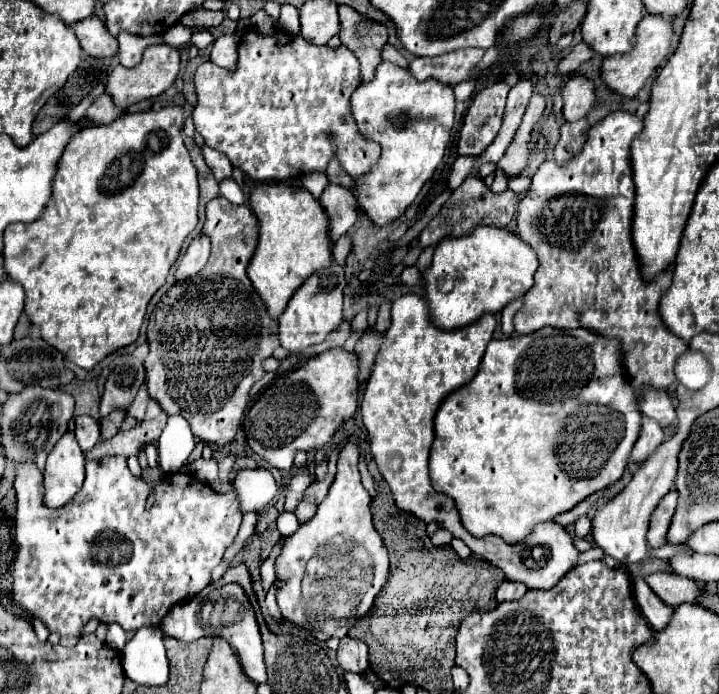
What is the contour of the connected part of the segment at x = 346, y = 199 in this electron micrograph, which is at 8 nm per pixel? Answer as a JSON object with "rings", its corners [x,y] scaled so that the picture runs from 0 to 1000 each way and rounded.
{"rings":[[[456,265],[445,282],[445,294],[459,311],[459,343],[470,346],[498,314],[492,280],[470,265]]]}

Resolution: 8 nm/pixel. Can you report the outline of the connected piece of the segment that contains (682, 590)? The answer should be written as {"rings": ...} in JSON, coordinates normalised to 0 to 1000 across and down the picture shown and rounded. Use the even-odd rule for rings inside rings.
{"rings":[[[915,824],[915,827],[901,827],[896,836],[915,856],[915,862],[932,873],[946,873],[949,867],[968,867],[968,859],[976,850],[960,833],[940,827]]]}

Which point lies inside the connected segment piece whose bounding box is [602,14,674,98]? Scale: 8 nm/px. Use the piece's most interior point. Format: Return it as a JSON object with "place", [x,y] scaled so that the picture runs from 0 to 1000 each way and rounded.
{"place":[871,105]}

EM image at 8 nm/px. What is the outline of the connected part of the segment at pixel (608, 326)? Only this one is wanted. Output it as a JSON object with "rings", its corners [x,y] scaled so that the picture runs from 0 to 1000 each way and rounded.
{"rings":[[[851,161],[846,164],[837,176],[826,179],[821,187],[818,187],[818,202],[809,213],[809,219],[793,231],[790,236],[784,239],[776,239],[773,231],[762,228],[757,231],[745,251],[740,254],[740,271],[734,280],[726,282],[723,294],[720,294],[720,340],[748,366],[748,389],[743,395],[743,412],[740,418],[734,418],[734,424],[729,424],[729,441],[718,450],[718,458],[715,458],[715,473],[720,481],[734,481],[734,478],[745,478],[757,470],[771,470],[771,473],[821,473],[821,476],[829,476],[846,487],[862,487],[865,490],[865,504],[868,504],[868,527],[871,527],[871,536],[876,542],[876,550],[882,559],[893,556],[893,553],[904,553],[904,556],[912,556],[912,559],[929,559],[940,542],[937,542],[937,527],[940,527],[940,519],[949,507],[957,504],[957,496],[943,487],[940,481],[935,481],[926,467],[921,464],[918,452],[915,452],[915,438],[918,438],[918,427],[926,421],[926,415],[932,412],[932,403],[935,403],[935,383],[932,380],[924,392],[912,395],[910,401],[896,401],[896,395],[890,392],[890,375],[887,369],[882,366],[882,349],[879,349],[879,311],[882,311],[882,288],[885,288],[885,271],[882,271],[882,256],[879,256],[879,239],[876,239],[876,207],[879,202],[893,190],[893,170],[879,164],[879,161]]]}

